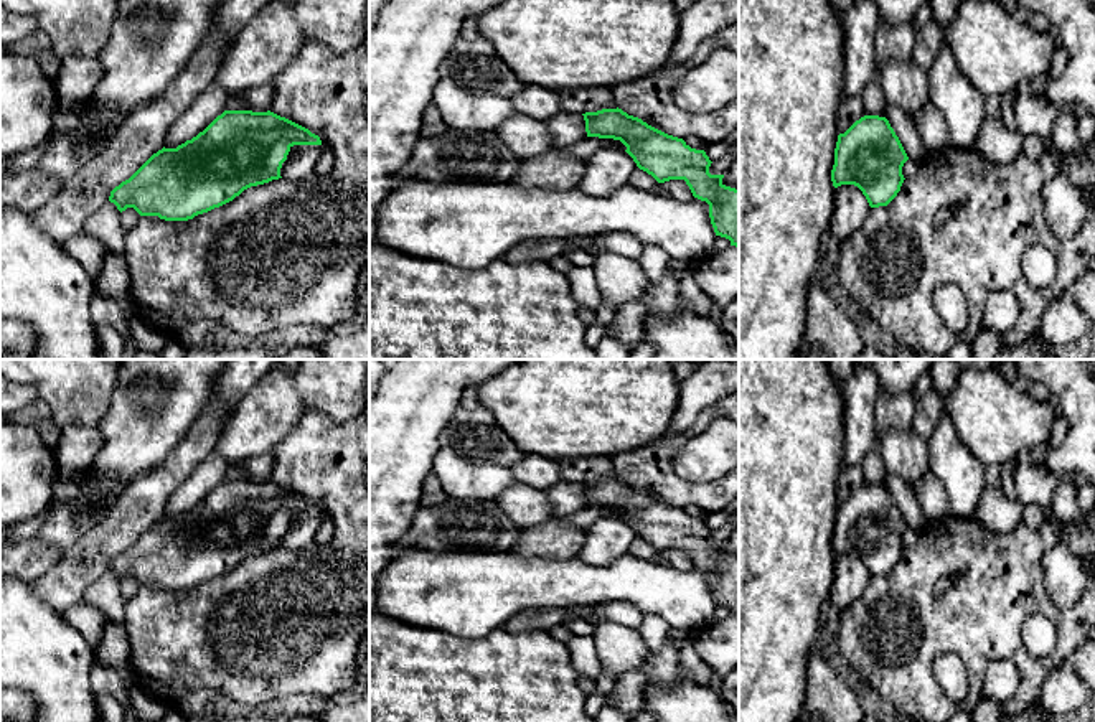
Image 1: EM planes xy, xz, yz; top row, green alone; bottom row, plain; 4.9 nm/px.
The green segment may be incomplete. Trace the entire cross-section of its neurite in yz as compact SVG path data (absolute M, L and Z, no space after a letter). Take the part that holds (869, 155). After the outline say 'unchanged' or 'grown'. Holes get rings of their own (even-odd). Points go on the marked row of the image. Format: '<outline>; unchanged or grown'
M864 115L838 135L831 181L858 186L871 208L887 206L900 191L907 160L889 120Z; unchanged

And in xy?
M224 110L203 132L176 148L153 153L129 180L110 191L109 201L122 213L134 208L140 216L158 216L165 221L188 221L198 214L219 208L244 190L272 180L303 180L315 173L323 147L318 135L270 110Z; grown

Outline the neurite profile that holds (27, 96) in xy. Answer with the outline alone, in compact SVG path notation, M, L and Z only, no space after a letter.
M0 48L0 157L41 145L54 130L54 82L31 54Z

